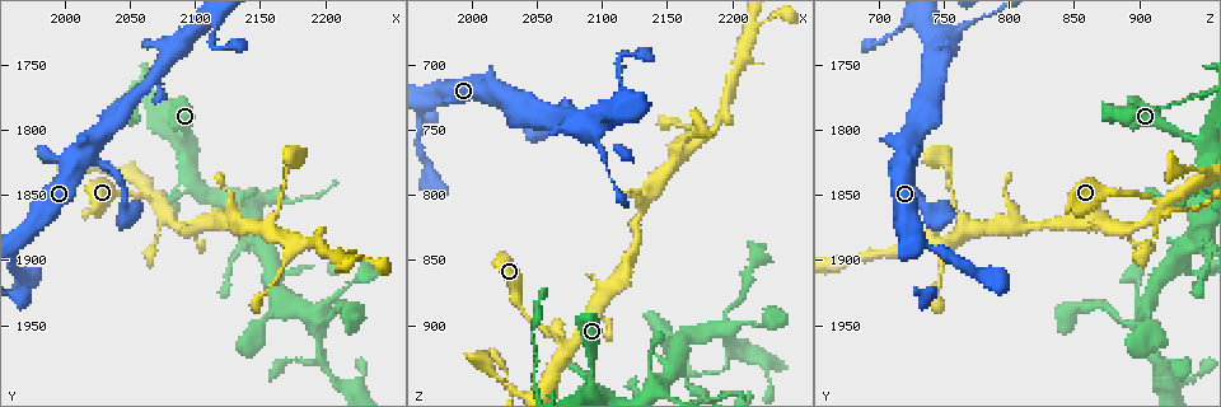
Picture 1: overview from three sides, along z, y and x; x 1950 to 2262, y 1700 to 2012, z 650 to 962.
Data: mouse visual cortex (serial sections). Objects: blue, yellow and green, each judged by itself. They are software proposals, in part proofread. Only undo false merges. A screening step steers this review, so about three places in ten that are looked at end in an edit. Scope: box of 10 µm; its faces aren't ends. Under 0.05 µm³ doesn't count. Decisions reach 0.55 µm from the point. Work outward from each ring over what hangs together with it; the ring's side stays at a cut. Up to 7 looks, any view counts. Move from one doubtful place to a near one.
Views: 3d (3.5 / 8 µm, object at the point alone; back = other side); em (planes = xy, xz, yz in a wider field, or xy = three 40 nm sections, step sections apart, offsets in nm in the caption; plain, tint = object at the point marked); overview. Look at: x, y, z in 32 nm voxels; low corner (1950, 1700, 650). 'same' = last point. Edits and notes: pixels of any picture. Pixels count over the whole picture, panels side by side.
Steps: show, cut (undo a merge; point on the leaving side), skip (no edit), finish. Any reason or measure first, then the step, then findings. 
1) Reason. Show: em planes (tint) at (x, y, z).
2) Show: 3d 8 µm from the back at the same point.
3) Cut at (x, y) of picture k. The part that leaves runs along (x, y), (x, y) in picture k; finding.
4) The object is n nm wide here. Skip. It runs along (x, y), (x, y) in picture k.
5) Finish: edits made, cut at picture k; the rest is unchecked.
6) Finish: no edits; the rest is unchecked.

Thick turns thin. Show: em planes (tint) at (2068, 1856, 914).

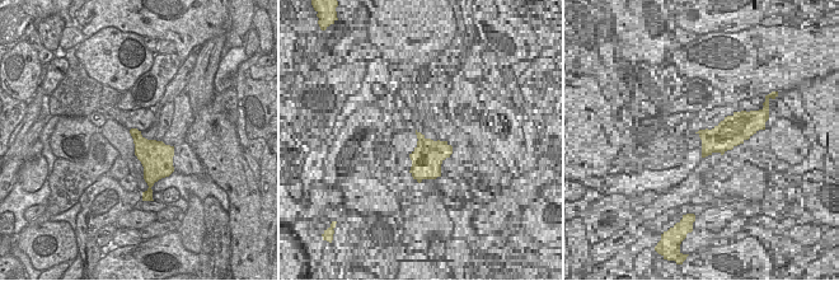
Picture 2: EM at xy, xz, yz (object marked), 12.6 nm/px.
Show: 3d 3.5 µm at the same point.

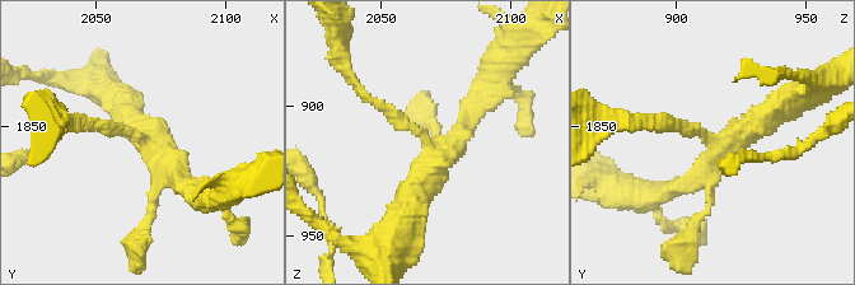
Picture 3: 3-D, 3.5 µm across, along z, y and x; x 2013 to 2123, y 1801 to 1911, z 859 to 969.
The arms are 150, 150, 200, 350 nm wide. Skip. It runs along (79, 125), (141, 136), (185, 187) in picture 3; one cell here.

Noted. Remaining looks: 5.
Abrupt turn. Show: 3d 3.5 µm at (2160, 1898, 928).

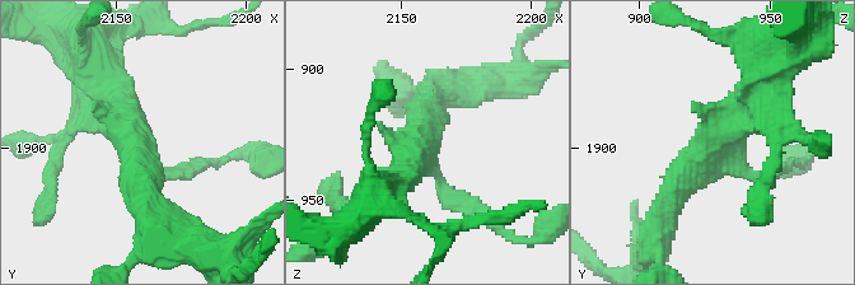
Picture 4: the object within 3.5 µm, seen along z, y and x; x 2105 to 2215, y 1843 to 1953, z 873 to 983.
Need the tissue. Show: em xy step 2 (tint) at (2158, 1899, 929).

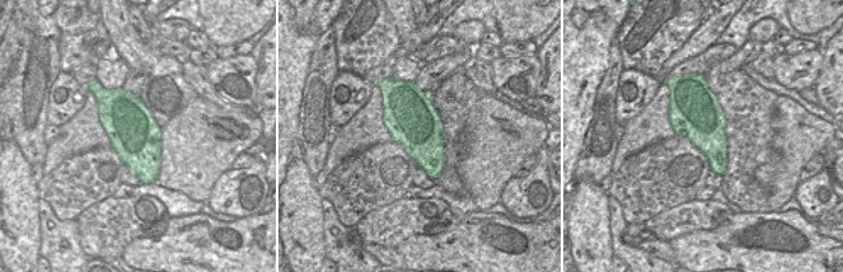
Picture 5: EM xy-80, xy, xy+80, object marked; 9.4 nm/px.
Skip. It runs along (758, 82), (673, 191), (667, 214) in picture 4; continuous, no second cell.

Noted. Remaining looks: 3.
Arms part here. Show: em xy step 1 (tint) at (2196, 1978, 914).

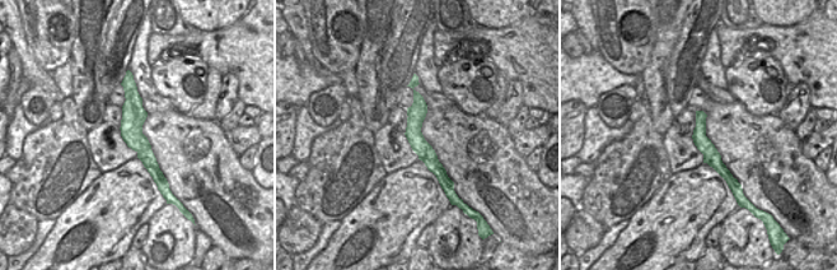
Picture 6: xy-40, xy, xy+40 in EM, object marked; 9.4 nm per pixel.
Wider look. Show: 3d 3.5 µm at the same point.

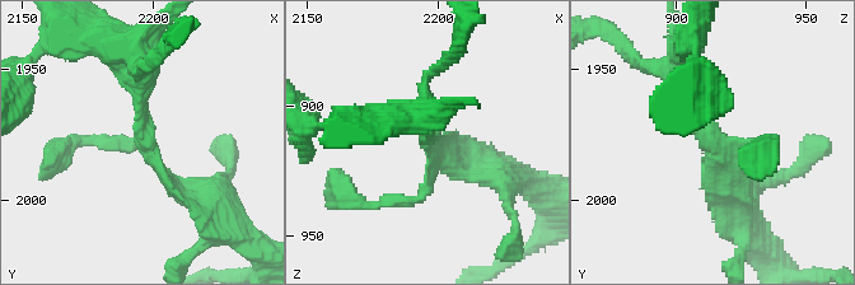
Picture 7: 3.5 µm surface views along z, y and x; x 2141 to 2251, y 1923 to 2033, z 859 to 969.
The arms are 150, 200, 300 nm wide. Skip. Continuous, no second cell.

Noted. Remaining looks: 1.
Finish: no edits; the rest is unchecked.

